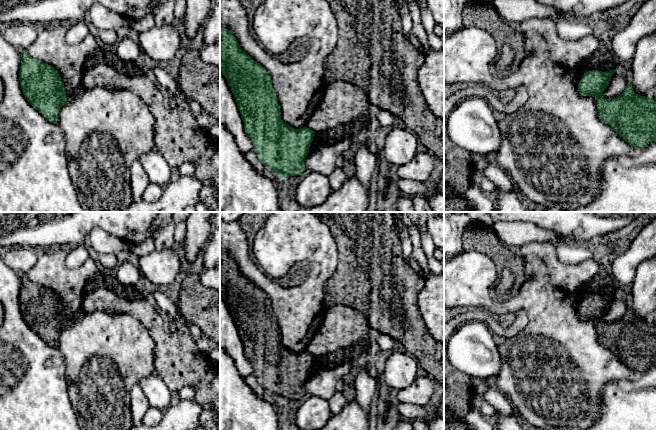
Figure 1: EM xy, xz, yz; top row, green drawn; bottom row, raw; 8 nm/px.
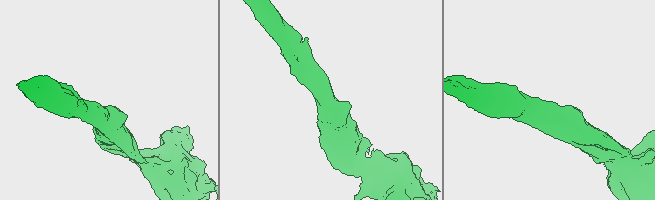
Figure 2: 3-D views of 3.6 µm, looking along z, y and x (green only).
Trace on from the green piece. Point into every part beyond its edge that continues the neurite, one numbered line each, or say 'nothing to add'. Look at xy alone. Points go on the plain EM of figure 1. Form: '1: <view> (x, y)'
nothing to add

